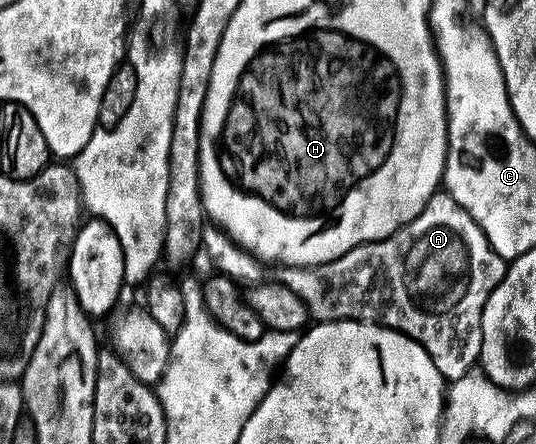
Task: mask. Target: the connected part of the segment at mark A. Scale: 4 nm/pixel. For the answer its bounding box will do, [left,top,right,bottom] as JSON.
[276,190,507,382]

